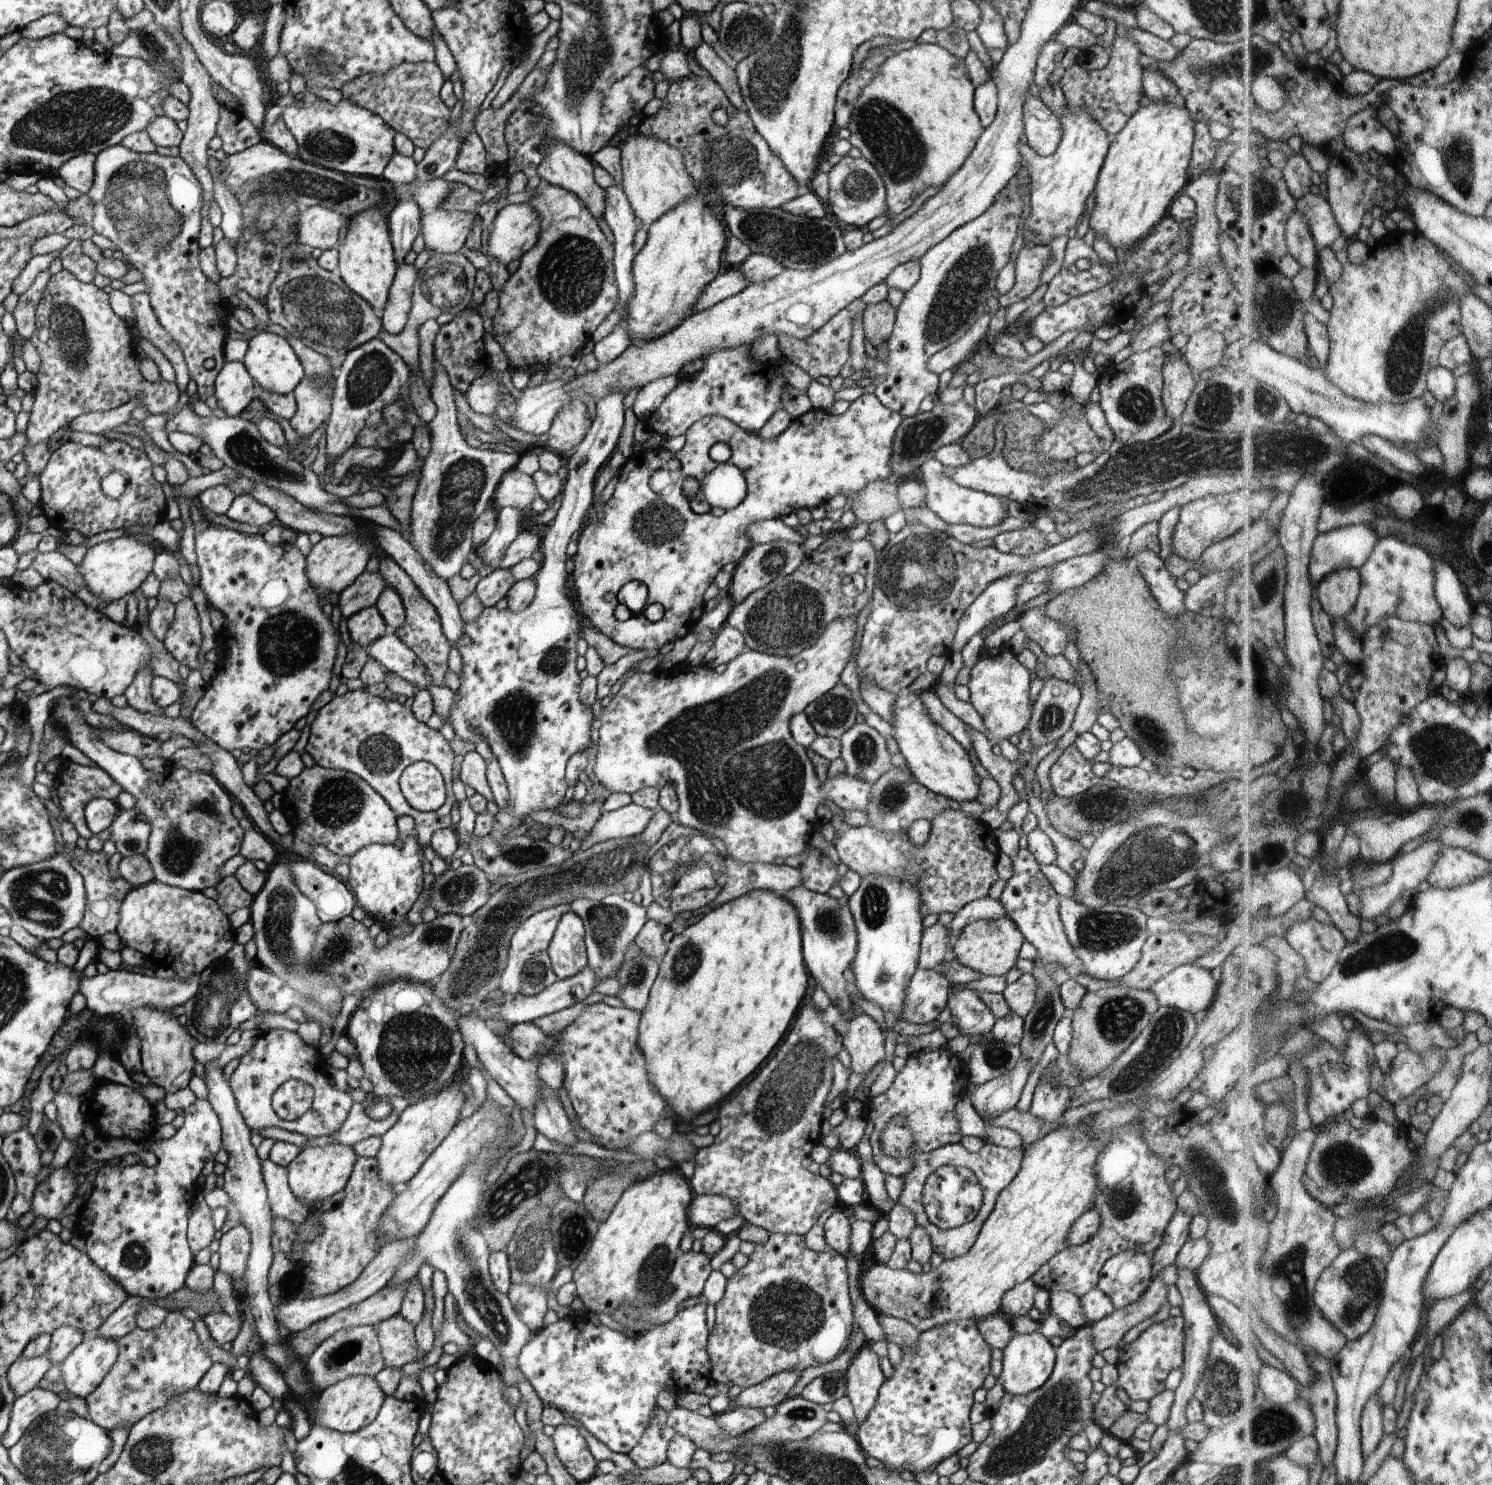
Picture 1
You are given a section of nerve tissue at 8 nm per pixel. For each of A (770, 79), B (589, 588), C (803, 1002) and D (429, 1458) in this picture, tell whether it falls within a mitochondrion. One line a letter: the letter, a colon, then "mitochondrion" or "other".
A: mitochondrion
B: other
C: other
D: other

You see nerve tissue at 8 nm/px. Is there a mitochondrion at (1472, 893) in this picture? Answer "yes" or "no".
no

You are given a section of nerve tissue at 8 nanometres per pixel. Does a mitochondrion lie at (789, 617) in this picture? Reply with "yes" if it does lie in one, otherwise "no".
yes

